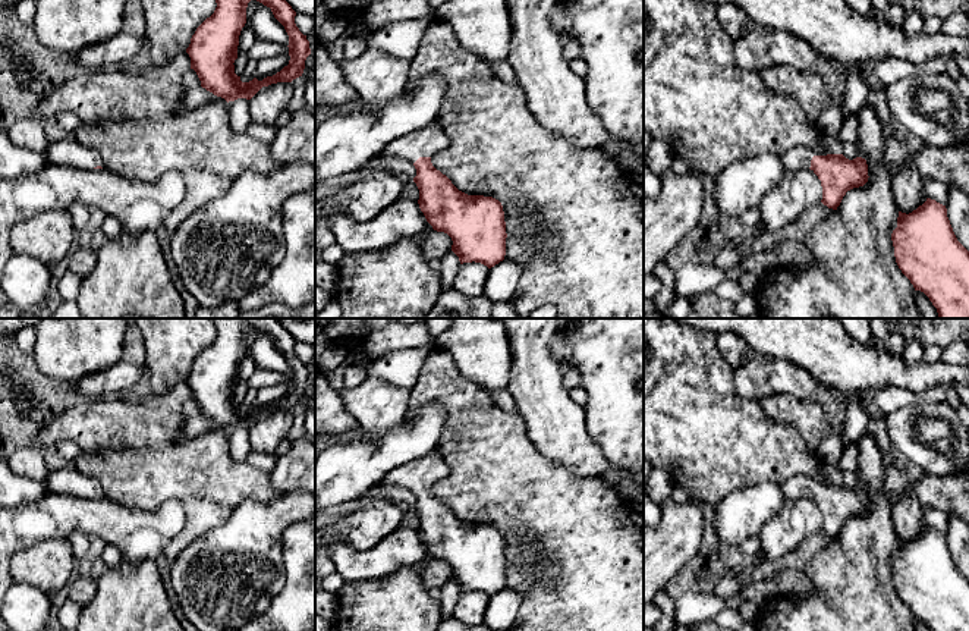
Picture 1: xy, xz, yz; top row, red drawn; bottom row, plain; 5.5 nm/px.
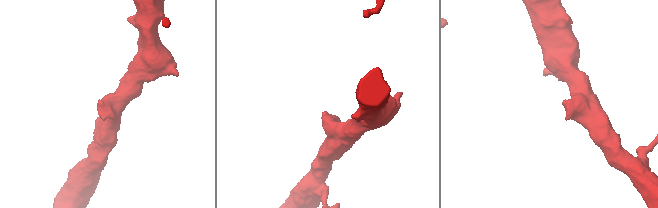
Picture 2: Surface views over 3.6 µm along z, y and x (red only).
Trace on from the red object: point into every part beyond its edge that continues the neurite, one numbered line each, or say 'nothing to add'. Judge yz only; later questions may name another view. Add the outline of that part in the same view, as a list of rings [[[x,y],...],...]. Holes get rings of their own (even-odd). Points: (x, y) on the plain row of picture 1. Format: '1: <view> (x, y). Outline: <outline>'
1: yz (798, 486). Outline: [[[802,474],[789,477],[783,484],[783,493],[786,499],[803,499],[811,496],[814,481]]]

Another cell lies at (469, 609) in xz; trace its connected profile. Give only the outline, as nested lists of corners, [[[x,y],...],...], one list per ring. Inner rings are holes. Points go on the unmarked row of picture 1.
[[[463,591],[456,602],[453,618],[466,624],[482,624],[490,597],[481,591]]]

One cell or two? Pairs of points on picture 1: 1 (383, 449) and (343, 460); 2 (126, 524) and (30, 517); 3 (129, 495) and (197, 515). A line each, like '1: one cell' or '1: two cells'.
1: one cell
2: one cell
3: one cell

